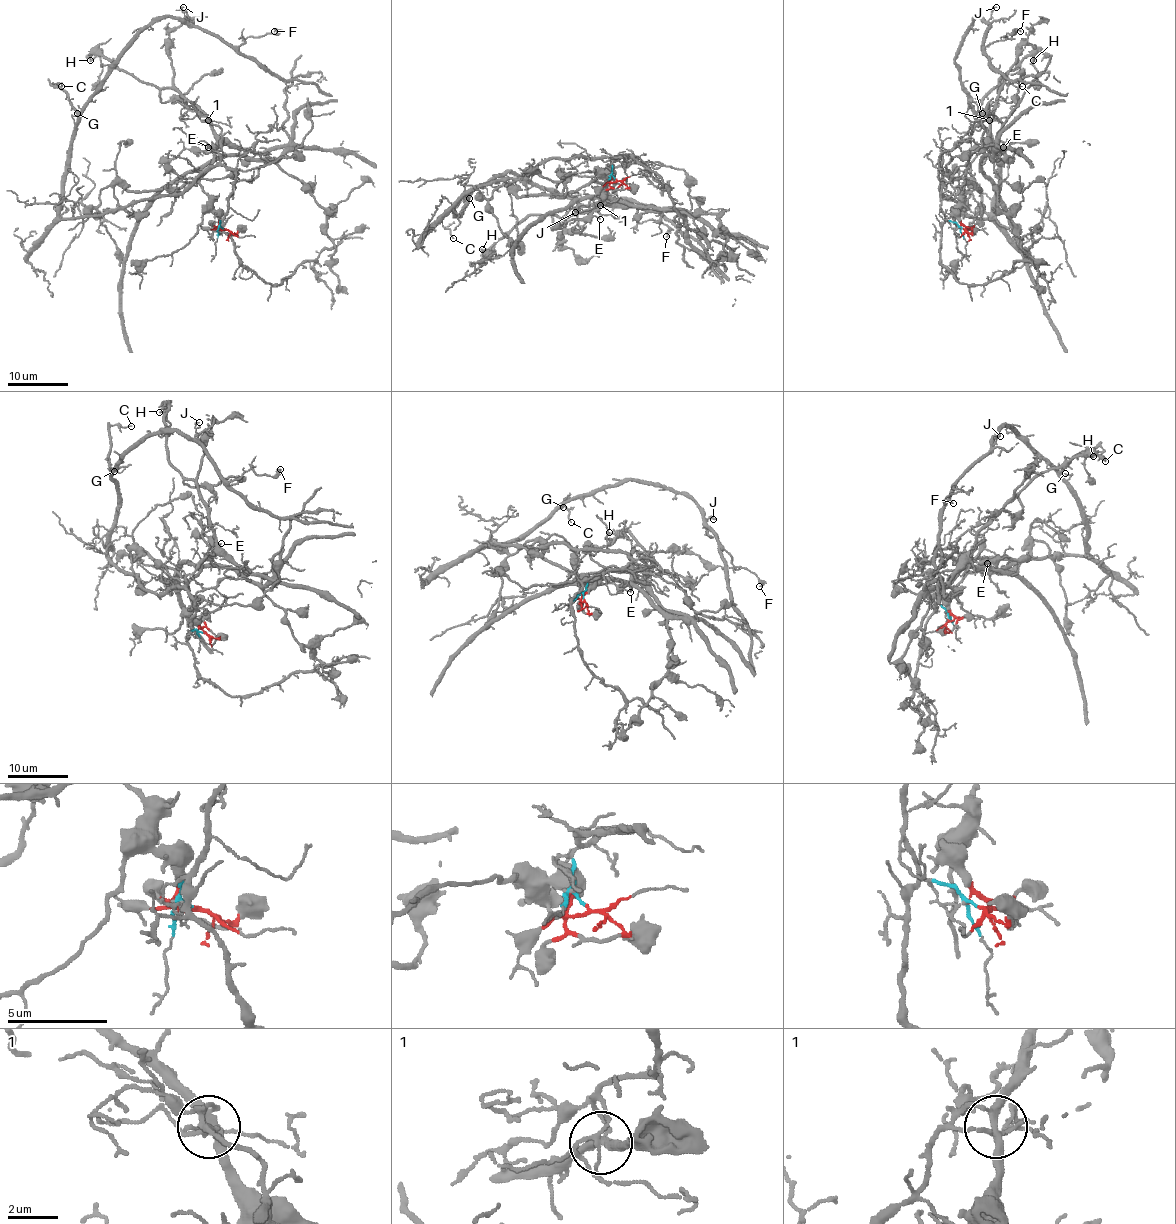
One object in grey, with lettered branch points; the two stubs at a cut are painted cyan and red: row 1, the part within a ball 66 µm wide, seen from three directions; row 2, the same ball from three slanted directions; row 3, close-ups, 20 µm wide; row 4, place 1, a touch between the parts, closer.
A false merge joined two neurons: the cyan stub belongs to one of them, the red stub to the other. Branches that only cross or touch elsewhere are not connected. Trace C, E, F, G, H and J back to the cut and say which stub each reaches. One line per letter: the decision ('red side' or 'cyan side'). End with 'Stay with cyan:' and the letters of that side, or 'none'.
C: cyan side
E: red side
F: cyan side
G: cyan side
H: red side
J: cyan side
Stay with cyan: C, F, G, J

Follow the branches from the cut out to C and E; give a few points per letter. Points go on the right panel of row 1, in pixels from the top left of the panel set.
C: (963, 228), (940, 208), (940, 166), (942, 195), (990, 219), (998, 150), (977, 109), (1001, 83), (1022, 86)
E: (963, 228), (966, 228), (957, 210), (969, 152), (996, 152), (1003, 147)

